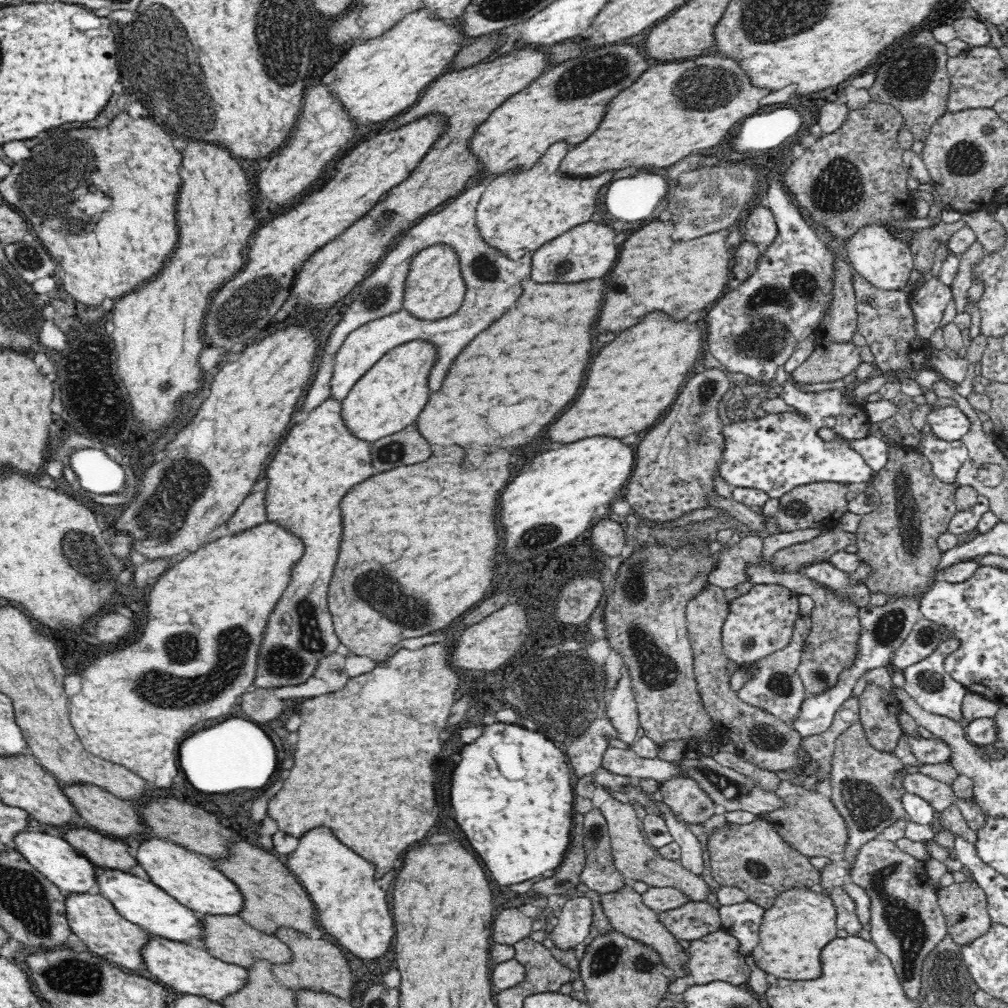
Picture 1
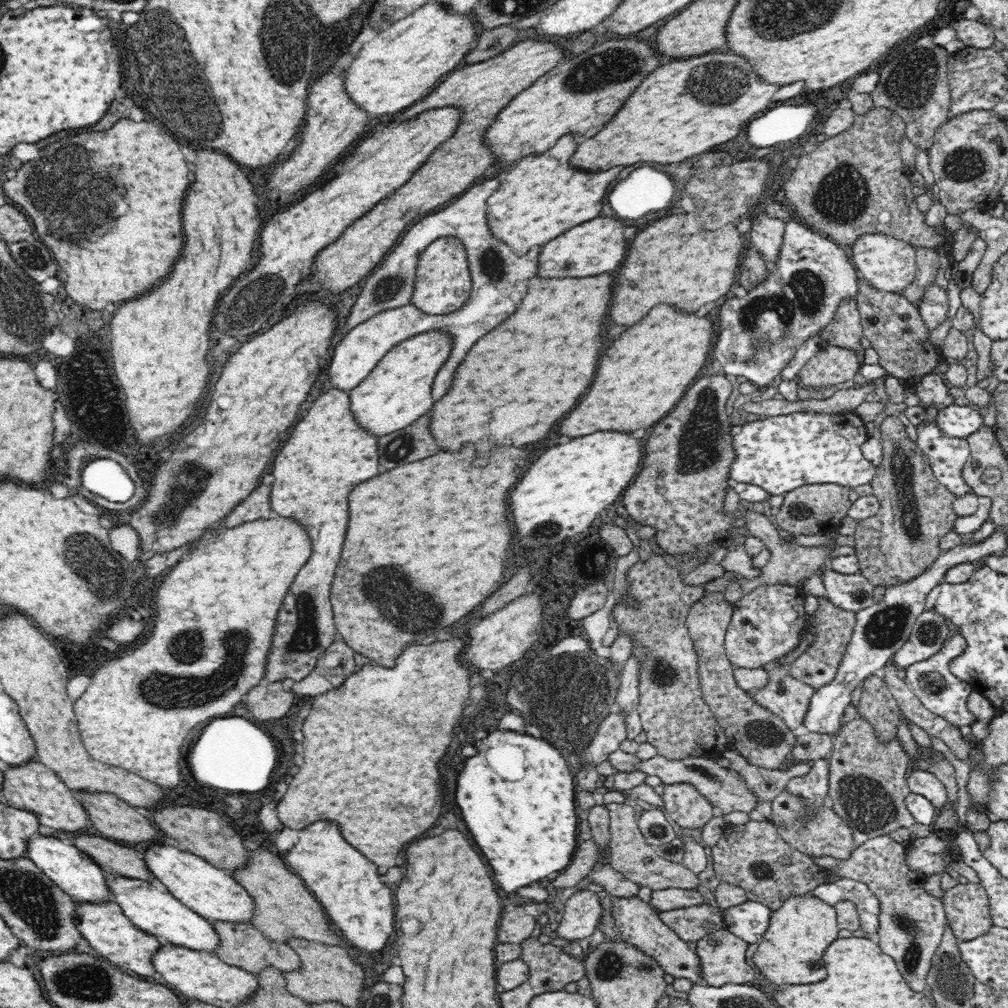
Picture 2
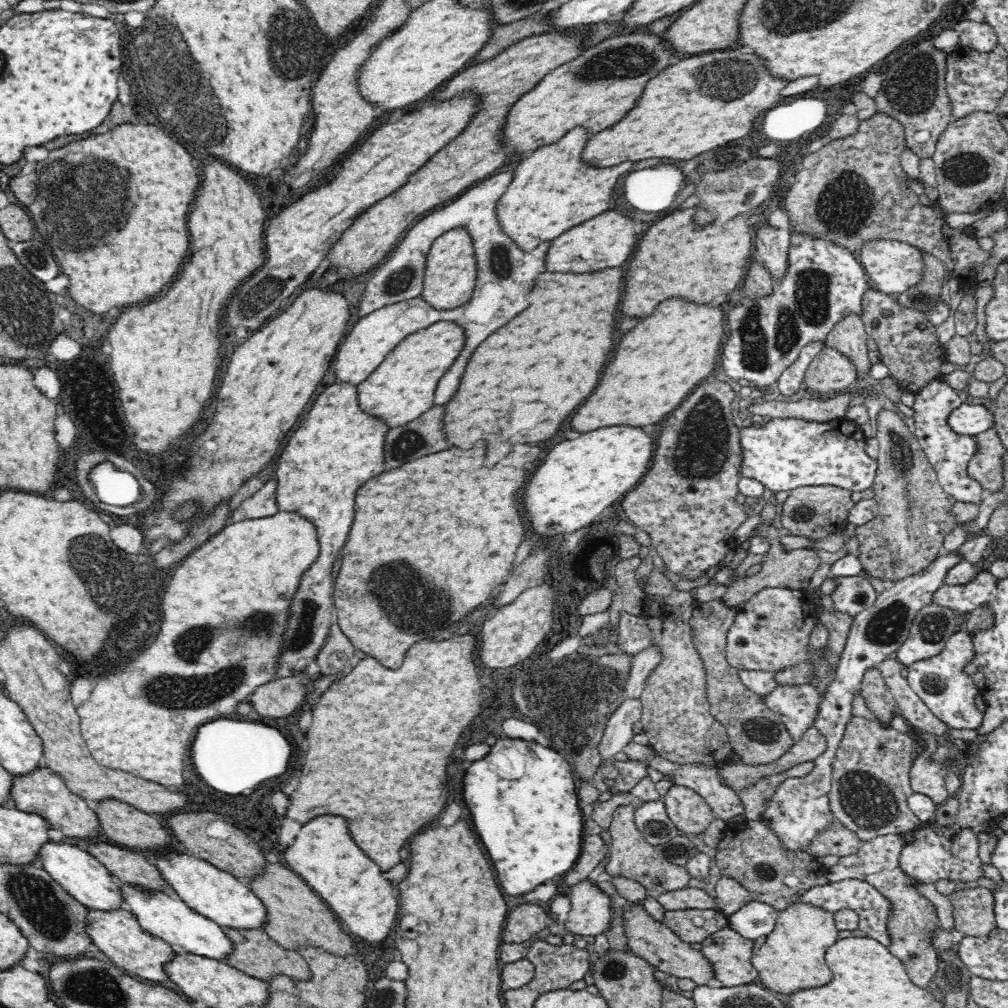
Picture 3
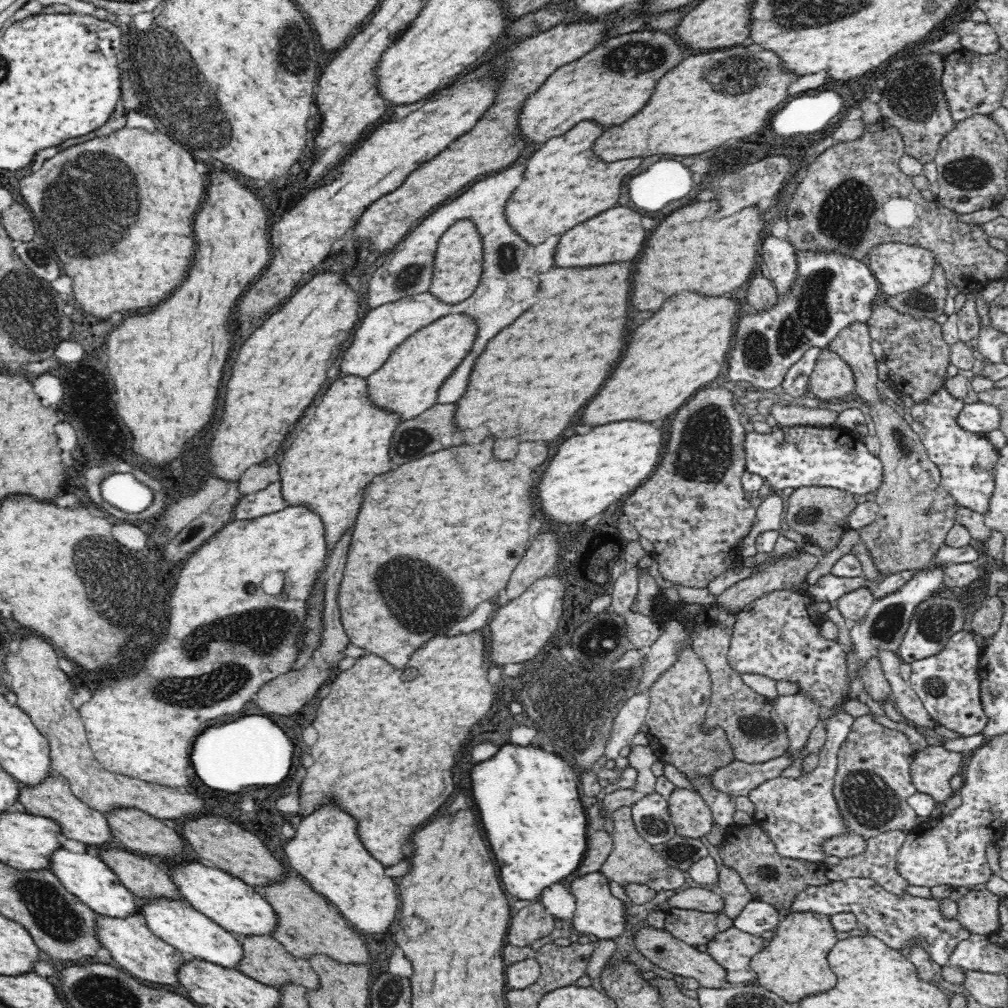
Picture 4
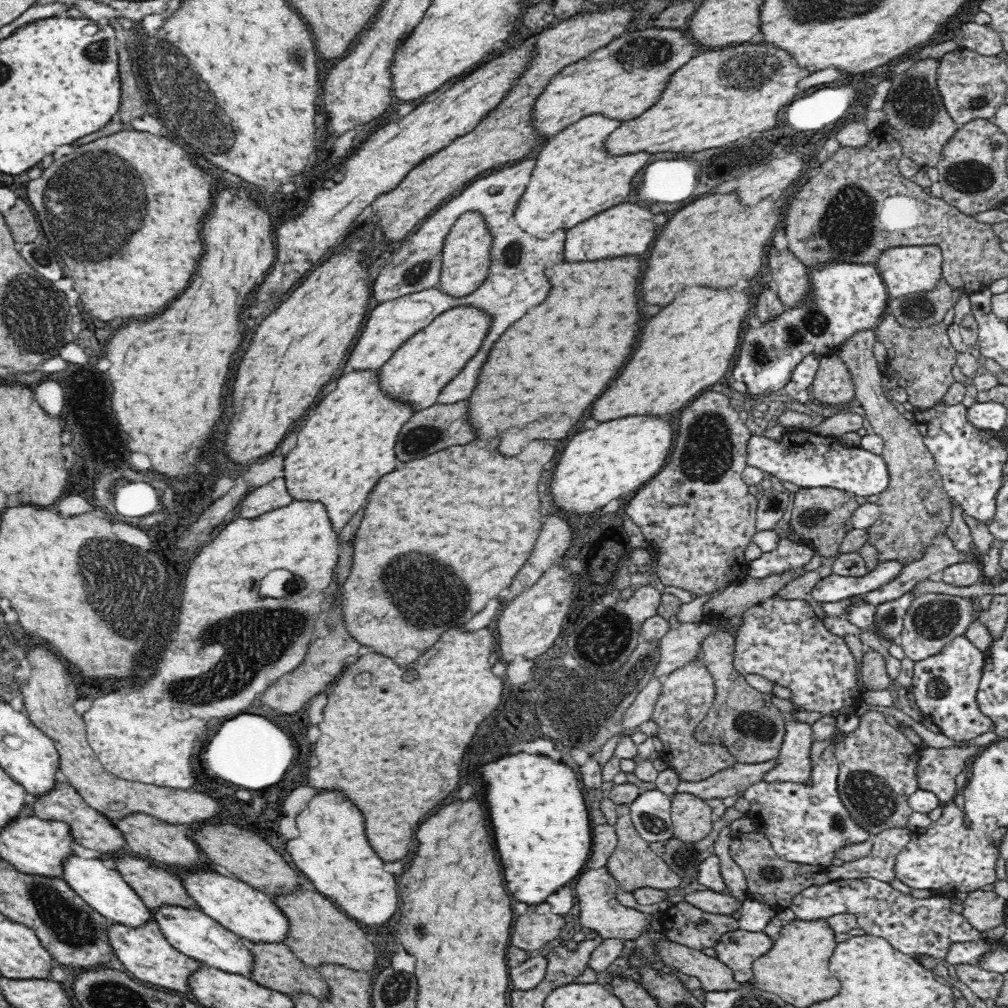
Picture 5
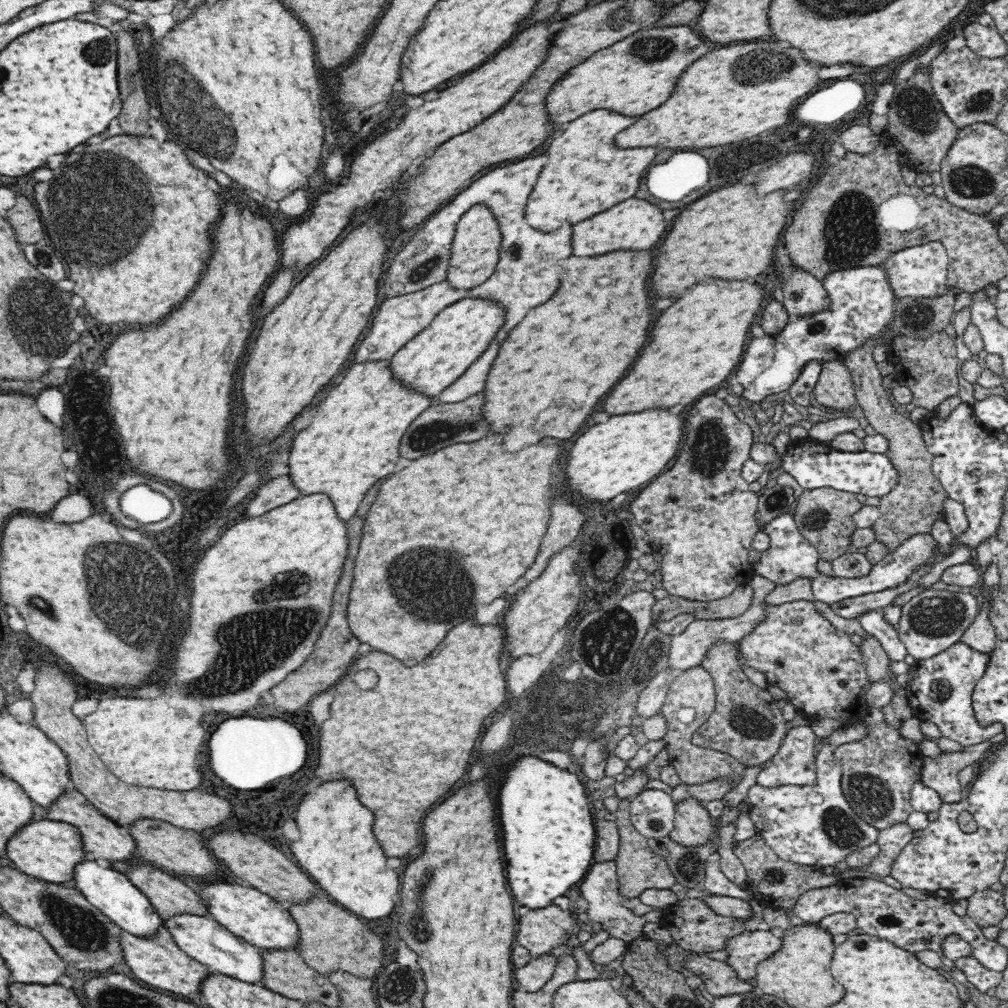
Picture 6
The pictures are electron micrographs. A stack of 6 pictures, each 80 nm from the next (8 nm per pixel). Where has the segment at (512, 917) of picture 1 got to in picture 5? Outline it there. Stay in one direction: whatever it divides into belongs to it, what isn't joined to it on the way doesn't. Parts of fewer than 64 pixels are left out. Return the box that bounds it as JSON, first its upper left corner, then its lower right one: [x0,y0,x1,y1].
[512,902,572,952]

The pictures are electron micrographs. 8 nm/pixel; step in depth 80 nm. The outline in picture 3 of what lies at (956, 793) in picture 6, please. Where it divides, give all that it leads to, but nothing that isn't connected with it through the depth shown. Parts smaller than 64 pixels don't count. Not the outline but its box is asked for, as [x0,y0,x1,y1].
[909,751,951,805]

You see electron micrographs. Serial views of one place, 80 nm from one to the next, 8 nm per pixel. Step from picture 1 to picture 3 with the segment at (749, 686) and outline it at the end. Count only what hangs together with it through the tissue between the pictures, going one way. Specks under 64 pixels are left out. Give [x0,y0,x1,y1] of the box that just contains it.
[762,682,821,741]

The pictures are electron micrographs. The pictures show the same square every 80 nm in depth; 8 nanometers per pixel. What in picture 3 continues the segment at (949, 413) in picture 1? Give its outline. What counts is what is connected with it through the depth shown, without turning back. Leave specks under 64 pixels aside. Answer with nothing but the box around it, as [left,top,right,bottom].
[946,403,994,437]

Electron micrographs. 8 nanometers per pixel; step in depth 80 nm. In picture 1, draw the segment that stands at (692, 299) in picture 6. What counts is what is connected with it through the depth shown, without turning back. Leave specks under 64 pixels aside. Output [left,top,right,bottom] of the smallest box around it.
[550,312,704,444]

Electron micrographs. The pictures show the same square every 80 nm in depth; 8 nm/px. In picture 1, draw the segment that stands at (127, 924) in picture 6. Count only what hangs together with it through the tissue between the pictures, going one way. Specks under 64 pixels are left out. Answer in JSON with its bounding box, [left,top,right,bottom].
[14,832,96,895]

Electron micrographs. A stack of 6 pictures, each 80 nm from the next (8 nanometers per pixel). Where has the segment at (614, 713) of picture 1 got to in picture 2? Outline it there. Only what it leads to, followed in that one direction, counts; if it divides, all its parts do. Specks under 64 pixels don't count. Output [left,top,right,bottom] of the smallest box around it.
[613,657,643,740]

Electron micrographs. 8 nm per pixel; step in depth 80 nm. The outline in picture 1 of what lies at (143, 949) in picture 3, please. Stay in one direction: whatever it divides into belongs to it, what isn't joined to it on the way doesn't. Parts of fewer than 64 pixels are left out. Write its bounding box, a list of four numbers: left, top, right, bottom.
[64,891,148,970]

